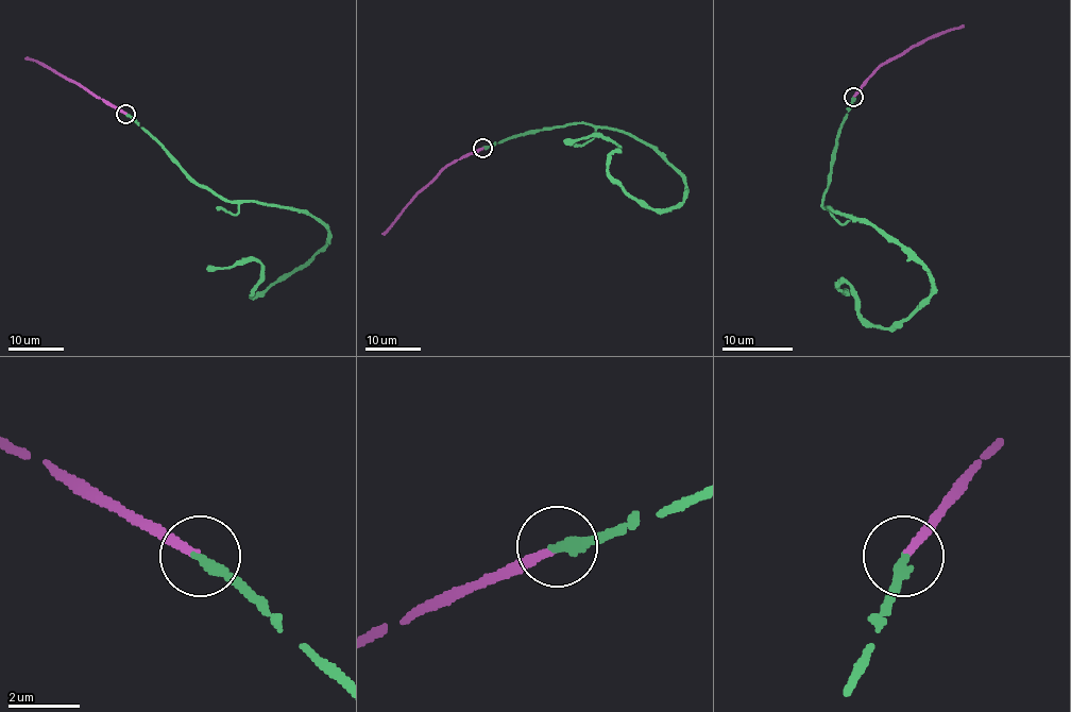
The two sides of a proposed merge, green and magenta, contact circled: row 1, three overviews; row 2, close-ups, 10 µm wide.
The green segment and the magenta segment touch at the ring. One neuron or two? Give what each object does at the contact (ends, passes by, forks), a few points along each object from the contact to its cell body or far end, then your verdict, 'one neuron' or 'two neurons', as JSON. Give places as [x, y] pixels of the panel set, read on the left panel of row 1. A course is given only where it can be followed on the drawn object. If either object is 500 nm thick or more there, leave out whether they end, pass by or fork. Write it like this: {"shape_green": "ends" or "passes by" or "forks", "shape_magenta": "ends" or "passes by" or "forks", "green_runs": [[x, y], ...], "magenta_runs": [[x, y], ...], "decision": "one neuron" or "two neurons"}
{"shape_green": "ends", "shape_magenta": "ends", "green_runs": [[126, 114], [198, 183], [227, 200], [307, 212], [328, 231], [308, 259], [253, 295], [258, 261], [207, 270]], "magenta_runs": [[124, 114], [43, 64], [24, 58]], "decision": "one neuron"}

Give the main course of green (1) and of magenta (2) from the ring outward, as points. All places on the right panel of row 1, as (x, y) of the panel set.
1: (854, 97), (822, 206), (903, 244), (931, 293), (889, 327), (869, 325), (844, 282), (847, 293)
2: (854, 97), (884, 64), (940, 33), (963, 27)

